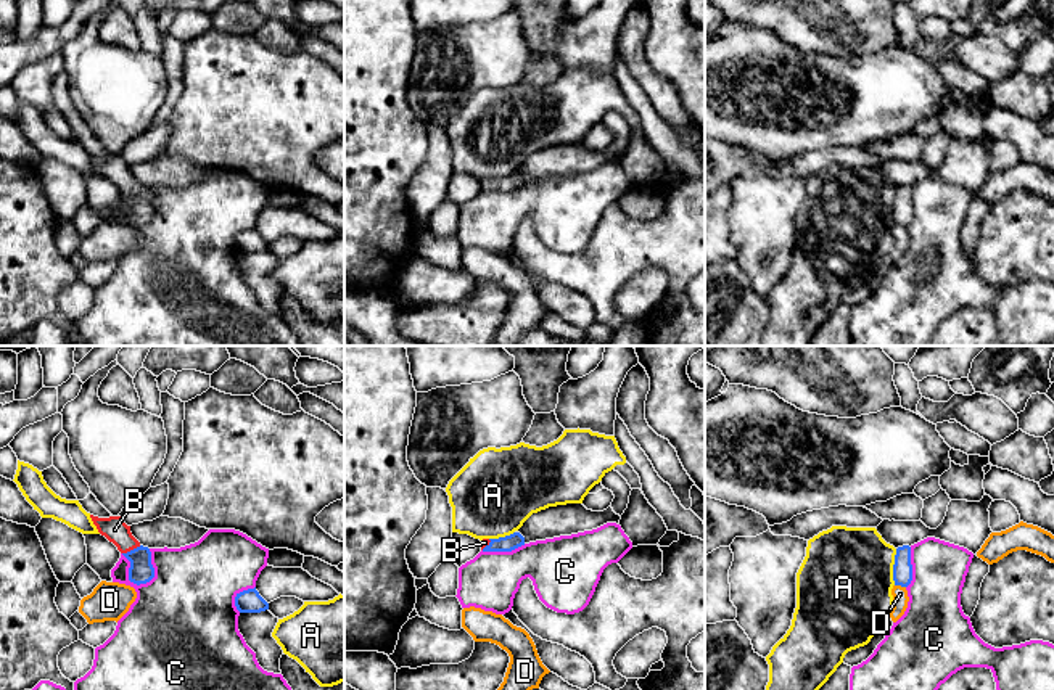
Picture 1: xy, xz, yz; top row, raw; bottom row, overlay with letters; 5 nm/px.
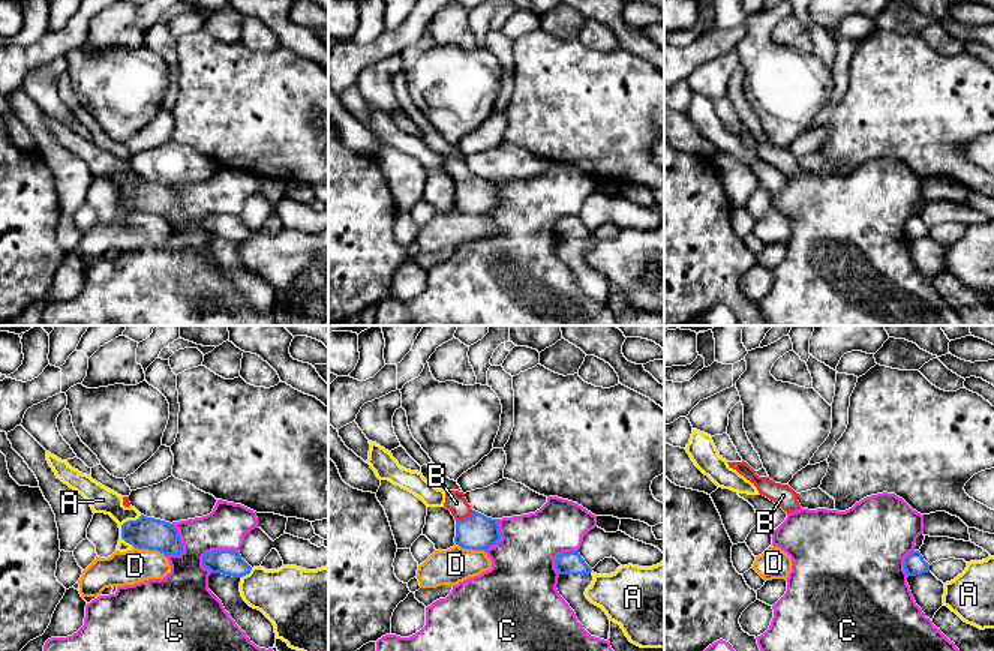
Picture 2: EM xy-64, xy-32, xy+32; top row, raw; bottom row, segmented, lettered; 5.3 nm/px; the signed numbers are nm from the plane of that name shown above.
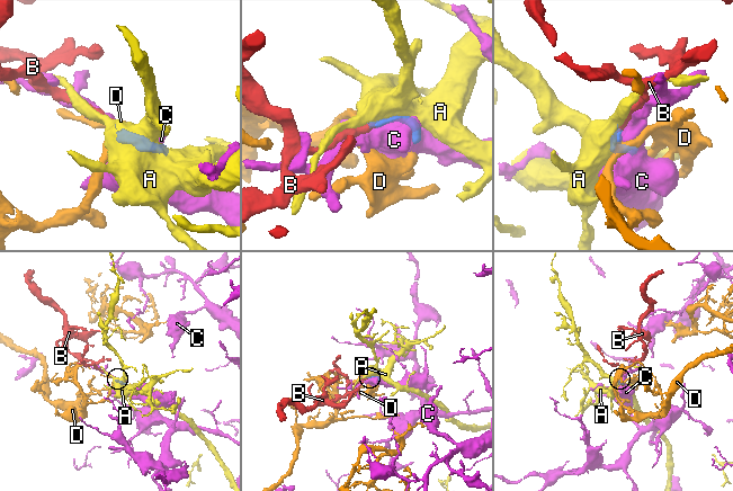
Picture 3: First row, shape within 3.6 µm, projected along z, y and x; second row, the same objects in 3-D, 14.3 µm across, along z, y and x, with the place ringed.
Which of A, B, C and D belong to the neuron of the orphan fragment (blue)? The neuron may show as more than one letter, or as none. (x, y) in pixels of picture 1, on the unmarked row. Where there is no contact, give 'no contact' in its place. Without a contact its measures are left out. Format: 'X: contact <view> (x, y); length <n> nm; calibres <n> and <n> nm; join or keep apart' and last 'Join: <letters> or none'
A: contact yz (893, 206); length 180 nm; calibres 100 and 460 nm; keep apart
B: contact xy (131, 190); length 100 nm; calibres 120 and 120 nm; join
C: contact xy (129, 219); length 200 nm; calibres 120 and 360 nm; keep apart
D: contact yz (900, 224); length 60 nm; calibres 100 and 80 nm; keep apart
Join: B

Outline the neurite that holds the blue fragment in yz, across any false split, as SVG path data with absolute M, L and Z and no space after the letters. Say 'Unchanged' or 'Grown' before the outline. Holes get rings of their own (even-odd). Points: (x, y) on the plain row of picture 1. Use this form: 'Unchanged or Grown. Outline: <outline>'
Unchanged. Outline: M903 185L896 188L893 204L895 225L908 227L912 220L911 187Z

